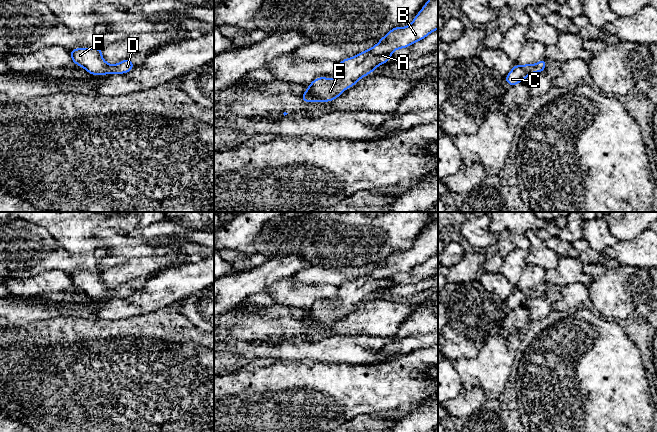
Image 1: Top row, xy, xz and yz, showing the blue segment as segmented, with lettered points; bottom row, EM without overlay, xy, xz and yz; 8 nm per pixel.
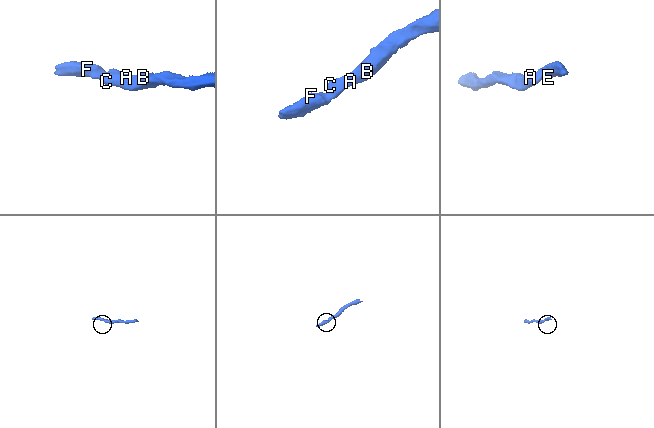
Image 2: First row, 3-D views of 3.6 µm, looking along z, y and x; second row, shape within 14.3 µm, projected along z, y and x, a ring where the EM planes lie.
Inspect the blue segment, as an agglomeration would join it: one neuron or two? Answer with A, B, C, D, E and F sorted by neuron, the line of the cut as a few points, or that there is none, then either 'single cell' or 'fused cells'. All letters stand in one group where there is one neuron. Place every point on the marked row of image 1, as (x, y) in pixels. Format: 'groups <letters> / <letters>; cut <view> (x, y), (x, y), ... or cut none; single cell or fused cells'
groups A B C D E F; cut none; single cell

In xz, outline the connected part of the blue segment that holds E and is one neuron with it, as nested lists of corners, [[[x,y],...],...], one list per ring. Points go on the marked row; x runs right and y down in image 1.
[[[427,0],[422,9],[416,14],[412,23],[406,27],[393,27],[373,47],[338,63],[336,78],[317,77],[307,87],[301,100],[308,102],[324,102],[337,99],[345,89],[353,87],[361,78],[371,74],[378,66],[391,61],[391,54],[398,49],[411,46],[426,38],[430,33],[438,29],[438,0]]]

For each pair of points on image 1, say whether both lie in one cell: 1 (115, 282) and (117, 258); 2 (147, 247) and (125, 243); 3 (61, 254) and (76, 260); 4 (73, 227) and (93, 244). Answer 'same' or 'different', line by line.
1: different
2: same
3: same
4: same

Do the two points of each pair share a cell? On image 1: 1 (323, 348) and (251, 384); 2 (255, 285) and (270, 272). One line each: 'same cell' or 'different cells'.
1: different cells
2: same cell

